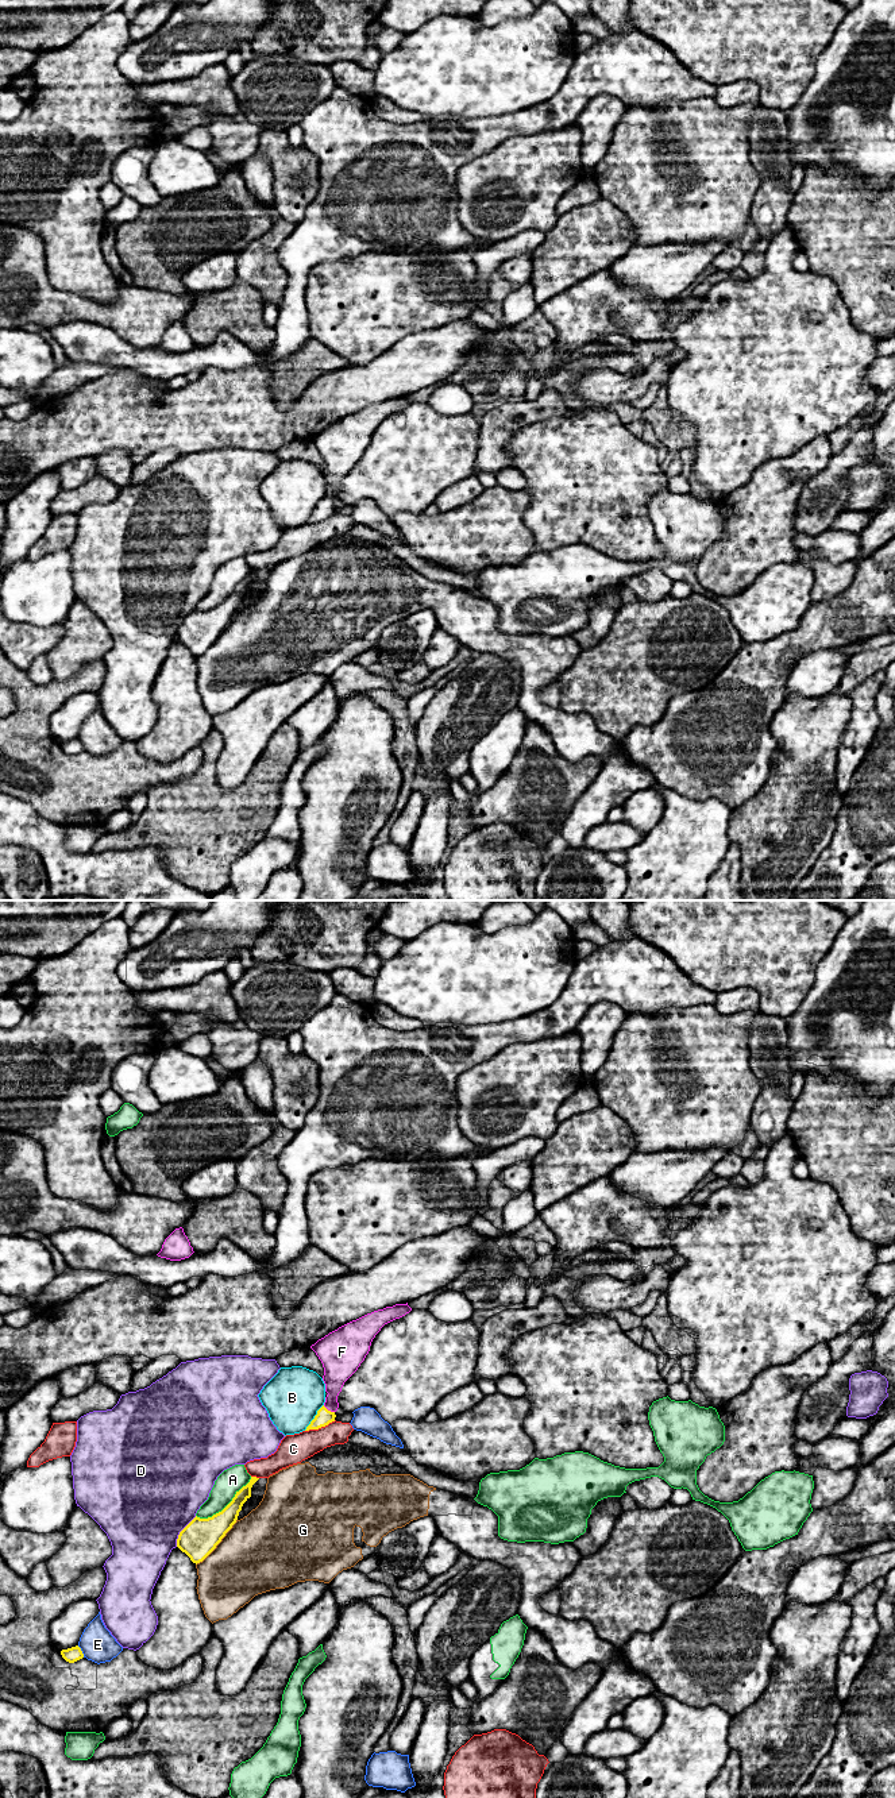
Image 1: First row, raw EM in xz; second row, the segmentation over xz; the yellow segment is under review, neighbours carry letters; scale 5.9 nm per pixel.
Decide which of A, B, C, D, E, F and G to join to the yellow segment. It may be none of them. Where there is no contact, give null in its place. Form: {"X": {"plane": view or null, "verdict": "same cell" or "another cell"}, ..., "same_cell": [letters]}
{"A": {"plane": "xz", "verdict": "another cell"}, "B": {"plane": "xz", "verdict": "another cell"}, "C": {"plane": "xz", "verdict": "another cell"}, "D": {"plane": "xz", "verdict": "another cell"}, "E": {"plane": "xz", "verdict": "another cell"}, "F": {"plane": "xz", "verdict": "same cell"}, "G": {"plane": "xz", "verdict": "another cell"}, "same_cell": ["F"]}

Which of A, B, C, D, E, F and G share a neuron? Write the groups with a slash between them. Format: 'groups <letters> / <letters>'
groups A / B / C / D / E / F / G

